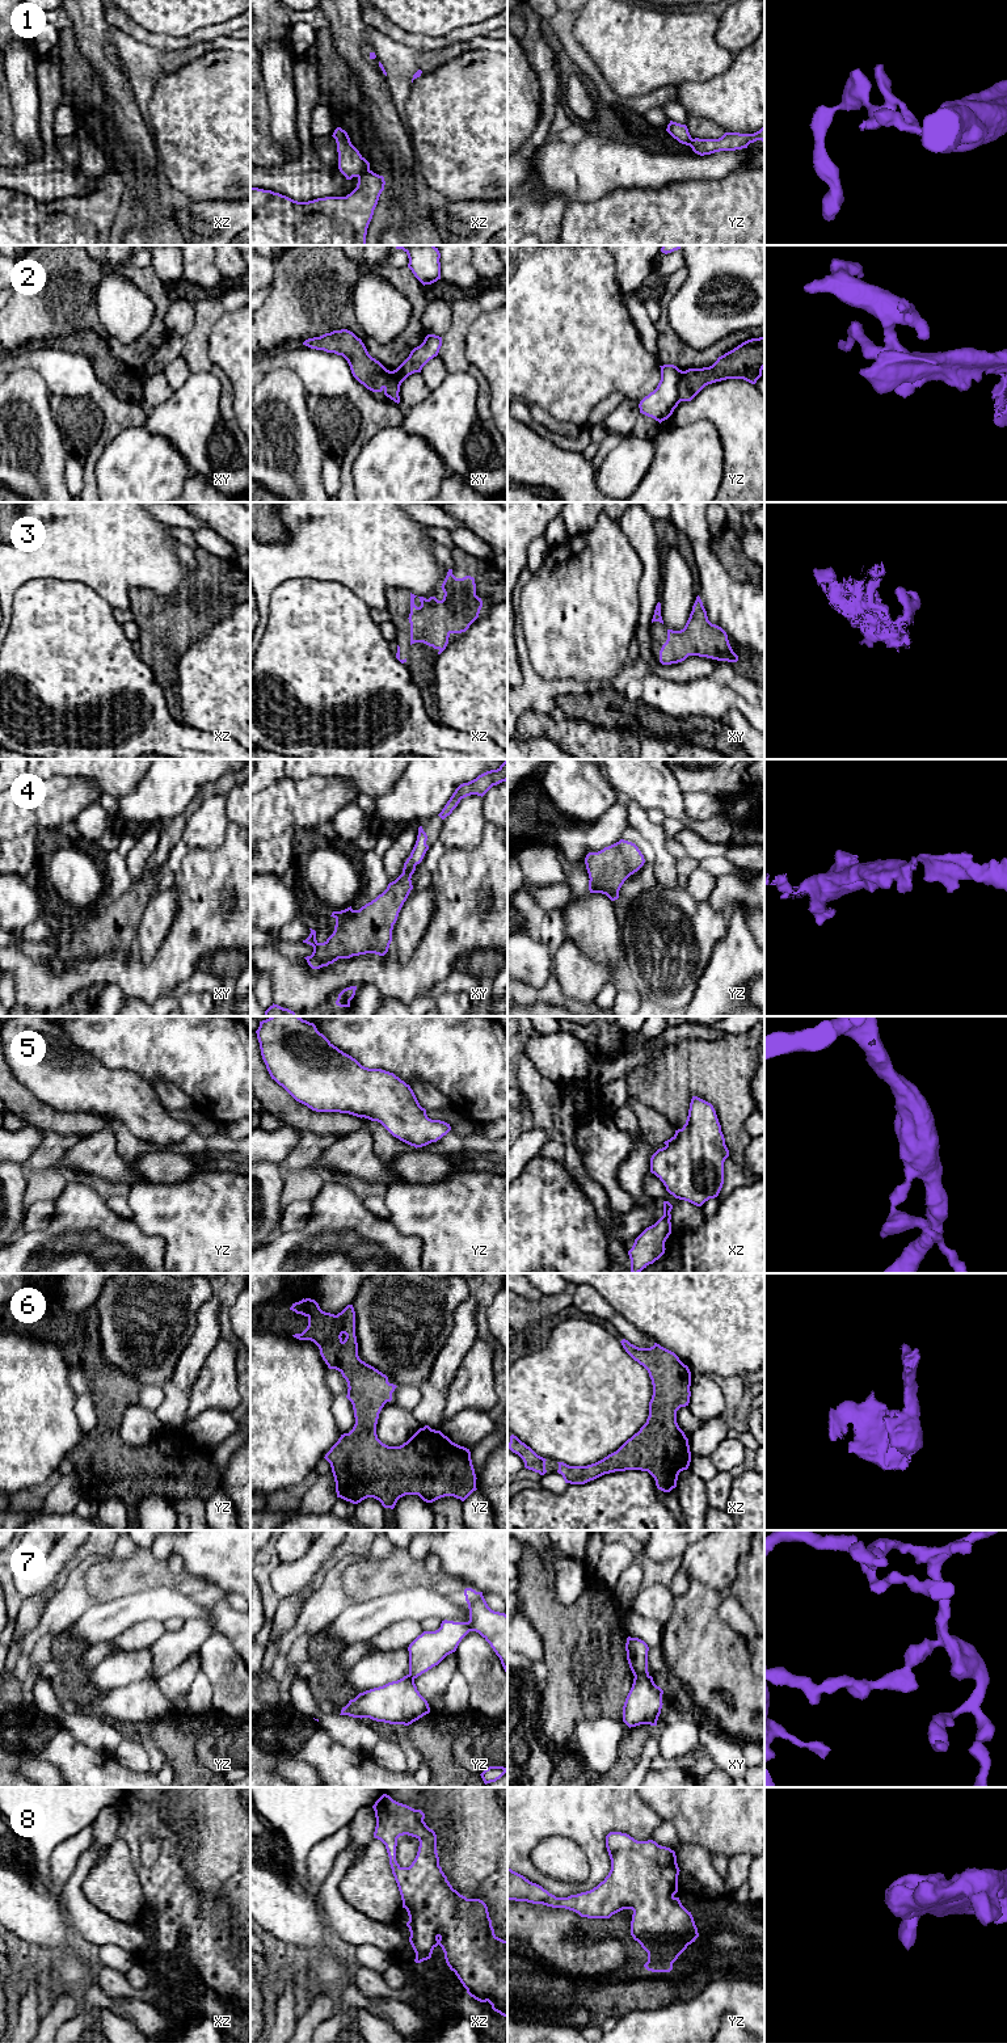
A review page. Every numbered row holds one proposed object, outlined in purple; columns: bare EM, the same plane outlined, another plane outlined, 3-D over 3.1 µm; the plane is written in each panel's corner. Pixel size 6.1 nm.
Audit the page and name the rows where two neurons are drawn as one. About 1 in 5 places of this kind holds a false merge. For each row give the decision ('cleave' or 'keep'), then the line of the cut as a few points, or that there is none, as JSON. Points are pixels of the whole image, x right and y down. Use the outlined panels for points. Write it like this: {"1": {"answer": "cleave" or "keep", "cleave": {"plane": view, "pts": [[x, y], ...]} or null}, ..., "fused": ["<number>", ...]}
{"1": {"answer": "cleave", "cleave": {"plane": "xz", "pts": [[369, 169], [357, 176]]}}, "2": {"answer": "cleave", "cleave": {"plane": "yz", "pts": [[682, 371], [679, 382], [681, 400]]}}, "3": {"answer": "keep", "cleave": null}, "4": {"answer": "keep", "cleave": null}, "5": {"answer": "keep", "cleave": null}, "6": {"answer": "keep", "cleave": null}, "7": {"answer": "cleave", "cleave": {"plane": "xy", "pts": [[648, 1675], [635, 1676]]}}, "8": {"answer": "keep", "cleave": null}, "fused": ["1", "2", "7"]}

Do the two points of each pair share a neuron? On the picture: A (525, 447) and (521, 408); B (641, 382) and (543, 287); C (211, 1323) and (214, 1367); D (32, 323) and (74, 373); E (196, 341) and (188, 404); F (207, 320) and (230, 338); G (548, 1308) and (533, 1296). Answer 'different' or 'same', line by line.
A: different
B: same
C: different
D: different
E: different
F: different
G: different

